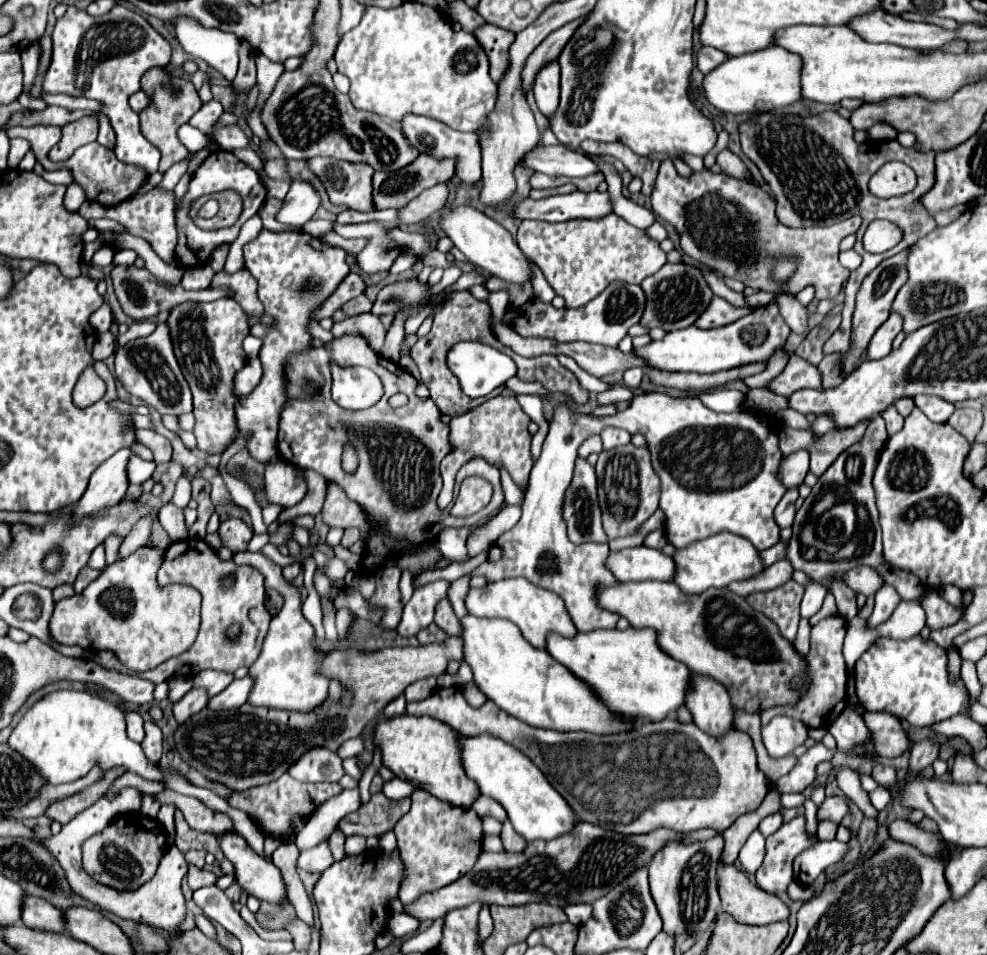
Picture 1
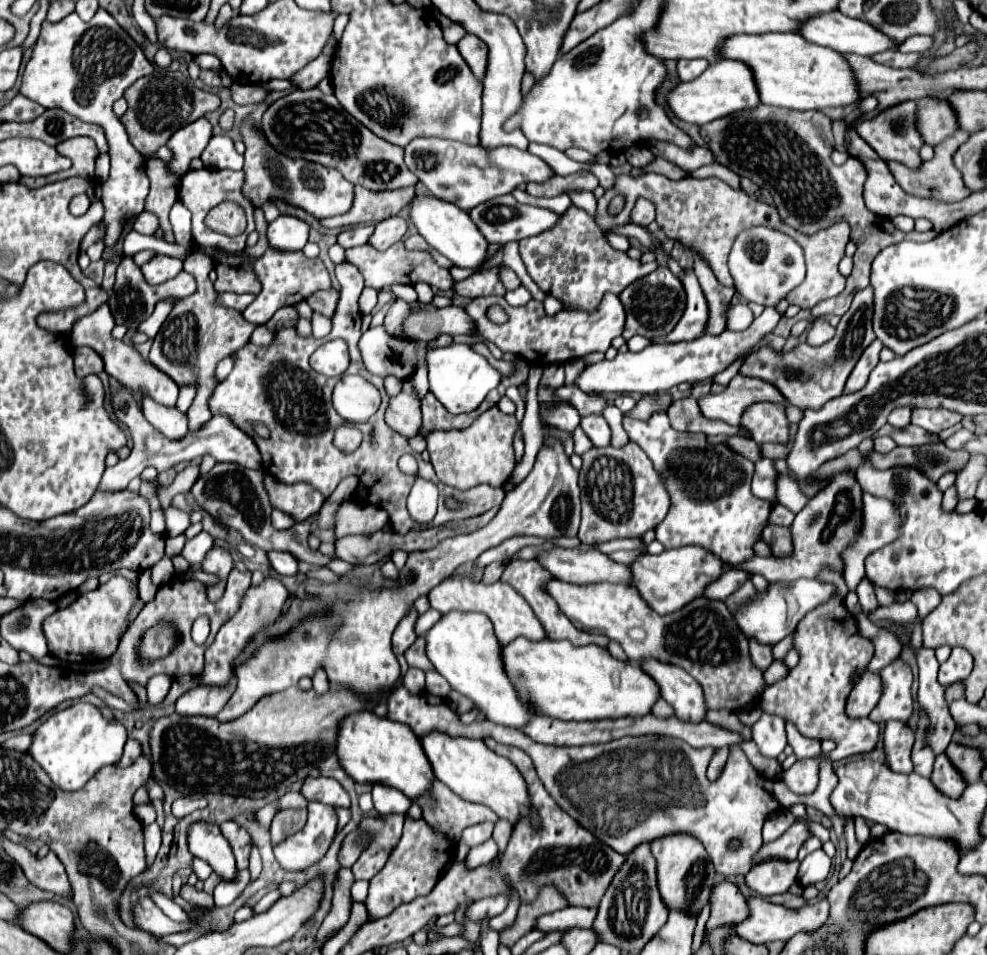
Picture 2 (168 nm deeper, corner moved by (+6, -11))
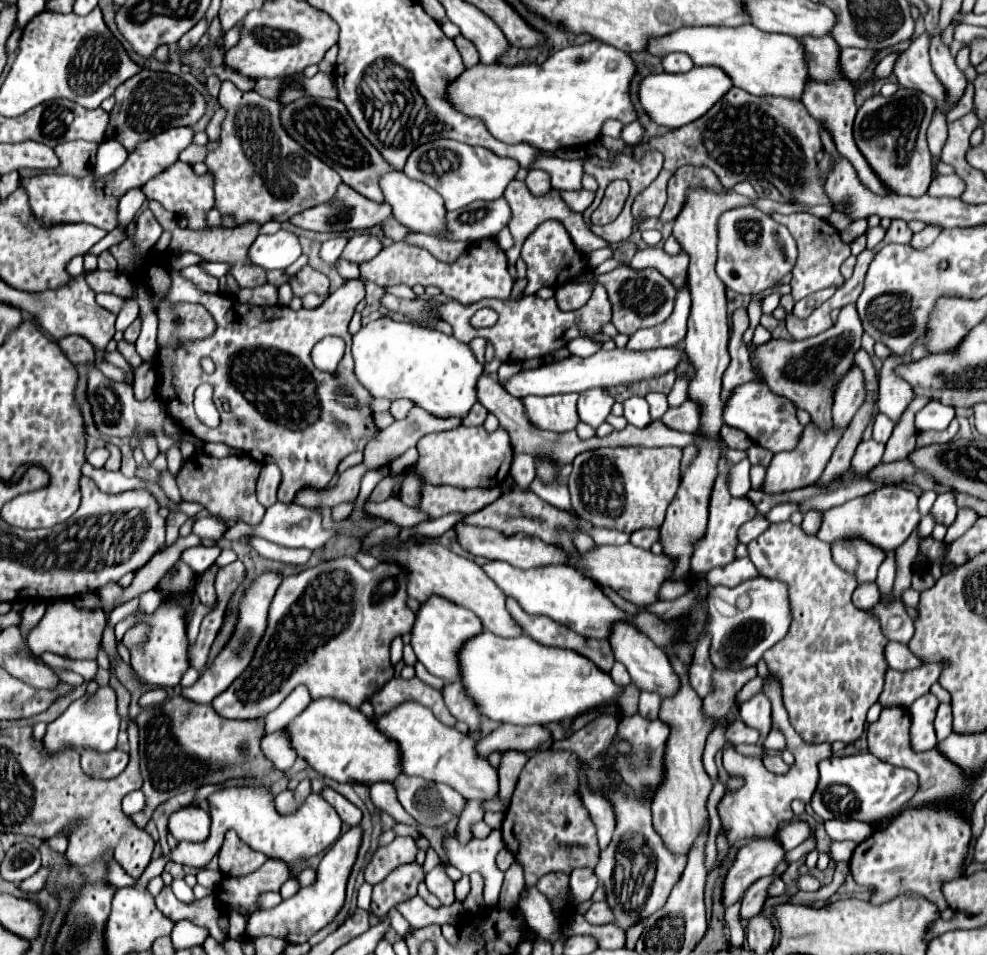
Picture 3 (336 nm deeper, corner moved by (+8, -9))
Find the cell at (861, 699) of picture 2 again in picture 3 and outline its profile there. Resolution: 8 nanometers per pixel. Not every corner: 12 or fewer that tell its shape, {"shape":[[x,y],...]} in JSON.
{"shape":[[944,666],[888,670],[878,704],[908,708],[930,692]]}

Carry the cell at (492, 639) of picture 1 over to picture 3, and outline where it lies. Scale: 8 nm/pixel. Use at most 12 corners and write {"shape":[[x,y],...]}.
{"shape":[[444,598],[422,604],[412,648],[430,674],[460,682],[460,650],[480,618]]}

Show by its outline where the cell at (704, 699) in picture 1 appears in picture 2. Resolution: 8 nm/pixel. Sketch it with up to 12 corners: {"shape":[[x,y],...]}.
{"shape":[[638,662],[680,720],[706,716],[702,686],[678,666]]}

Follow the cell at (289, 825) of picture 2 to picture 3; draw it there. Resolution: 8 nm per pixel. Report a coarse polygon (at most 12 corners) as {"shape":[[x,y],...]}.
{"shape":[[310,780],[276,796],[276,812],[290,814],[300,808],[312,792]]}

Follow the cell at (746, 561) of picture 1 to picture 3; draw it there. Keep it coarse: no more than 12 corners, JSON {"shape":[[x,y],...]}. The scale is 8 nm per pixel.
{"shape":[[634,544],[598,546],[582,574],[636,606],[658,602],[676,560]]}

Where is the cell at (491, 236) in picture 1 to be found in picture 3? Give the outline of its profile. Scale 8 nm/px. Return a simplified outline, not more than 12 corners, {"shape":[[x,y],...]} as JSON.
{"shape":[[404,172],[380,178],[394,218],[448,240],[446,206]]}

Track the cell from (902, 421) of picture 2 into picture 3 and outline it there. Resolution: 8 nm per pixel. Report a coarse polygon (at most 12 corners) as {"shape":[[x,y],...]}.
{"shape":[[900,356],[884,360],[878,408],[898,422],[912,402],[912,388],[892,368]]}

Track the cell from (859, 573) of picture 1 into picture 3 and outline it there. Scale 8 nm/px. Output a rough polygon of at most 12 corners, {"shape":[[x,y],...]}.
{"shape":[[788,586],[708,592],[716,668],[752,666],[788,634]]}

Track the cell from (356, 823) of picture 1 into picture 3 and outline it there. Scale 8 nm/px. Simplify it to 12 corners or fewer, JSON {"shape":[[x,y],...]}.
{"shape":[[396,836],[378,848],[364,868],[364,880],[376,884],[398,864],[416,858],[416,844]]}

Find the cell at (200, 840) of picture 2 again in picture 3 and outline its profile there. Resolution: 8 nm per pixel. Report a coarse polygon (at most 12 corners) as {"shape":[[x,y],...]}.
{"shape":[[184,806],[168,818],[176,840],[204,842],[210,814]]}

